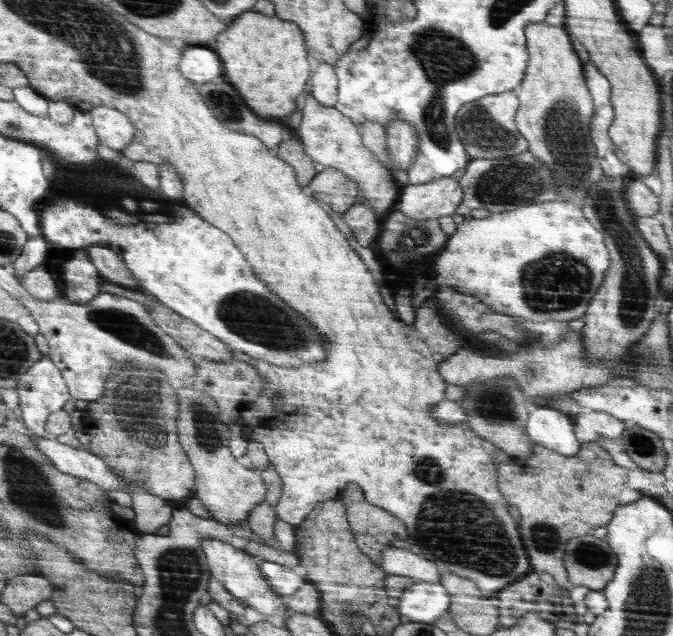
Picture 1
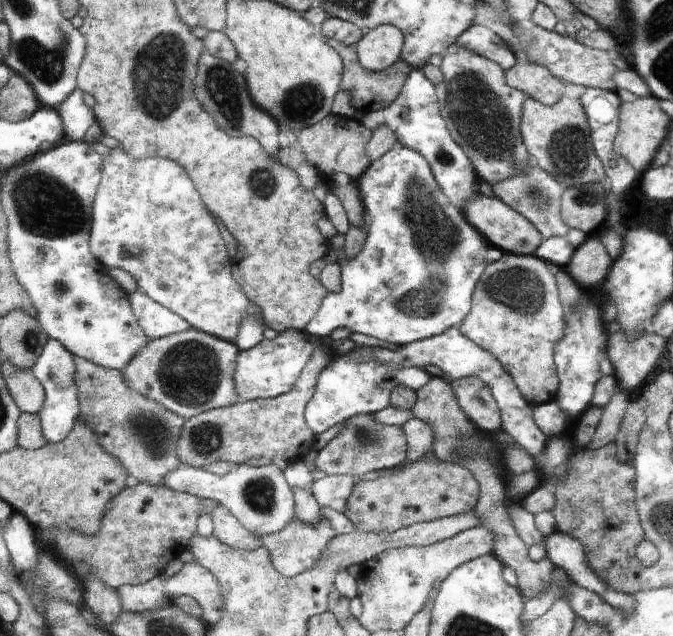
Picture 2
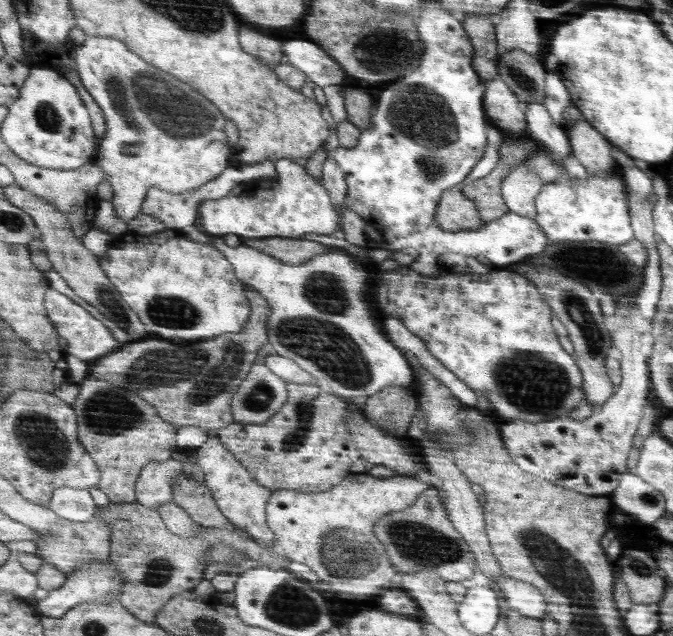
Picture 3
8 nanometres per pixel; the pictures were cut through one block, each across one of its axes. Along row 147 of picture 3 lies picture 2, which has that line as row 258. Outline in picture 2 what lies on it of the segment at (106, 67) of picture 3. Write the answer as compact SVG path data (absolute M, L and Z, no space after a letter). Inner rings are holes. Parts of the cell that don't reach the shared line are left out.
M123 145L114 148L110 156L104 158L104 164L106 170L95 201L90 240L94 256L110 269L124 269L134 274L140 291L189 321L192 328L235 343L244 312L254 316L258 314L259 307L248 300L240 284L232 278L220 230L202 204L192 180L176 162L168 158L134 158Z

